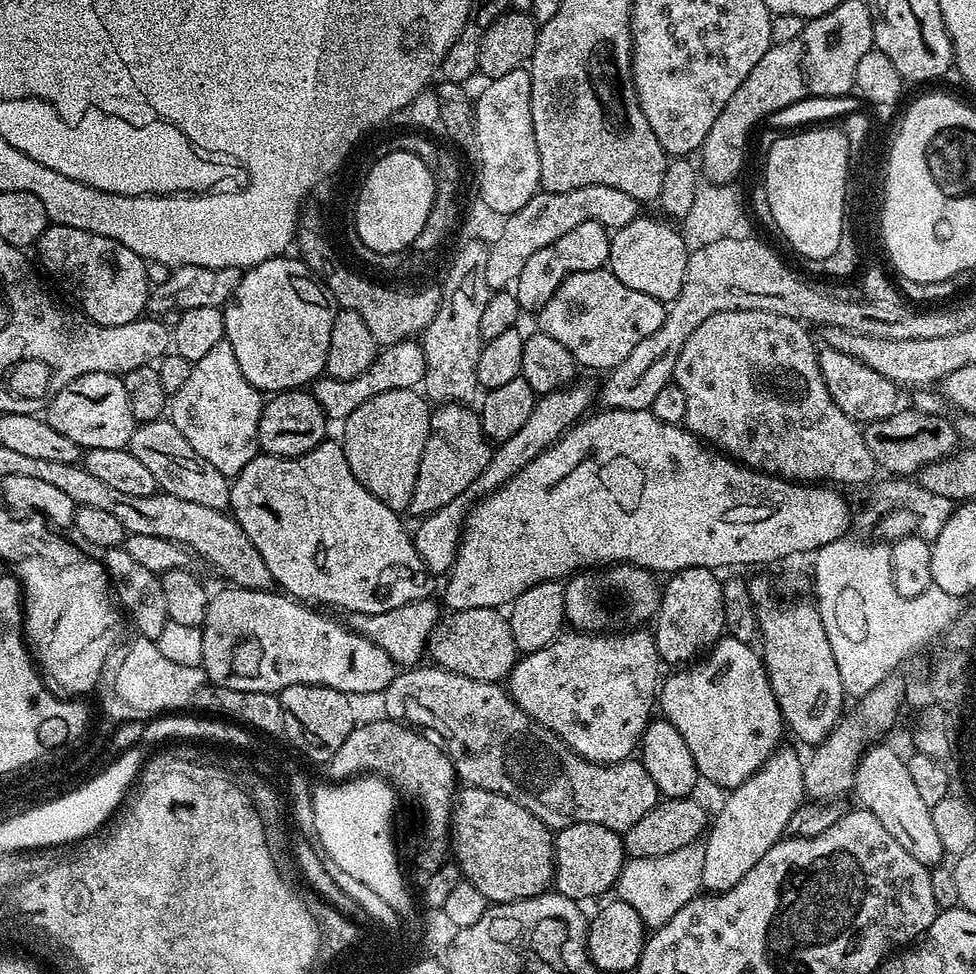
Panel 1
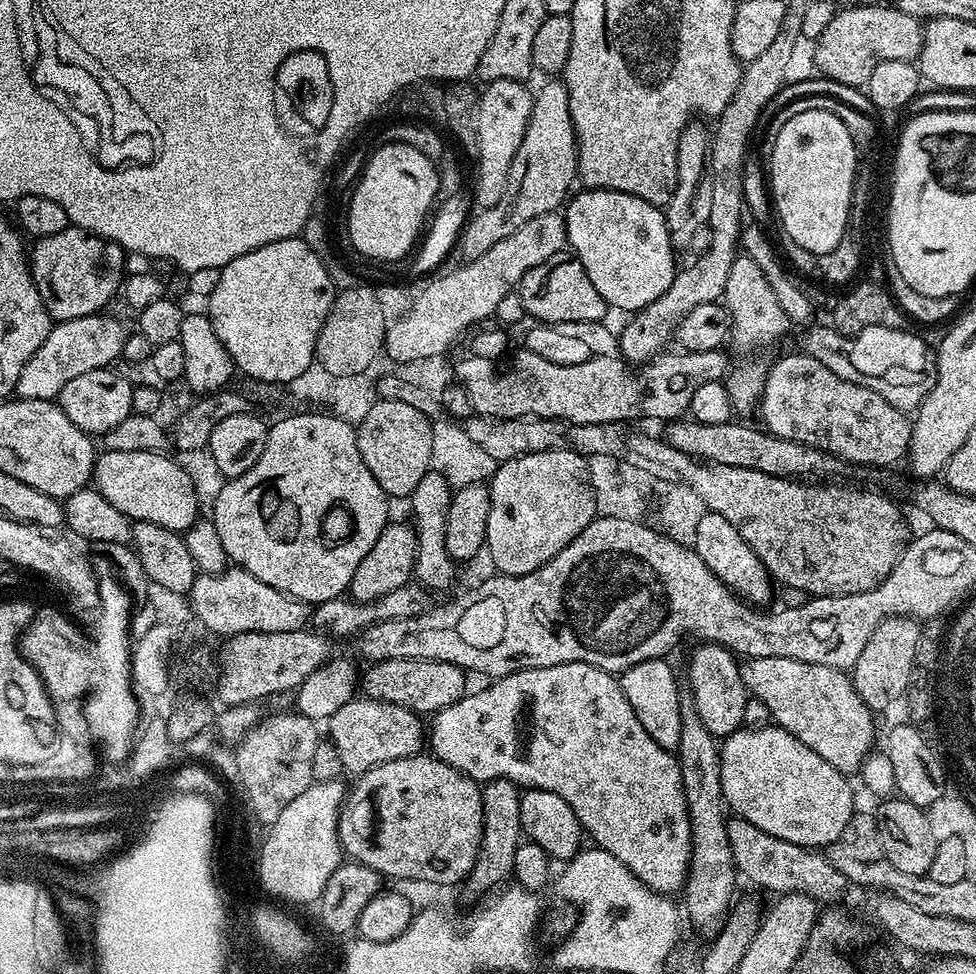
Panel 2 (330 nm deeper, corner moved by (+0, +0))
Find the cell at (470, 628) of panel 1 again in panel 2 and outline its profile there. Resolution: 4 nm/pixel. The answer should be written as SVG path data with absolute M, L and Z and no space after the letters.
M384 660L373 663L368 673L362 676L362 692L369 700L381 700L394 706L408 708L417 714L435 714L446 706L458 702L466 694L466 672L458 665L432 660Z

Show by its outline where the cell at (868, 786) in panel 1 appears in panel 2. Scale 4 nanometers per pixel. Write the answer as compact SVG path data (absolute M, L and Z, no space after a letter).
M792 657L745 659L740 669L749 693L766 702L766 710L775 727L785 728L798 742L810 746L839 772L854 774L873 751L876 724L872 709L862 702L847 671L830 666L812 665Z

